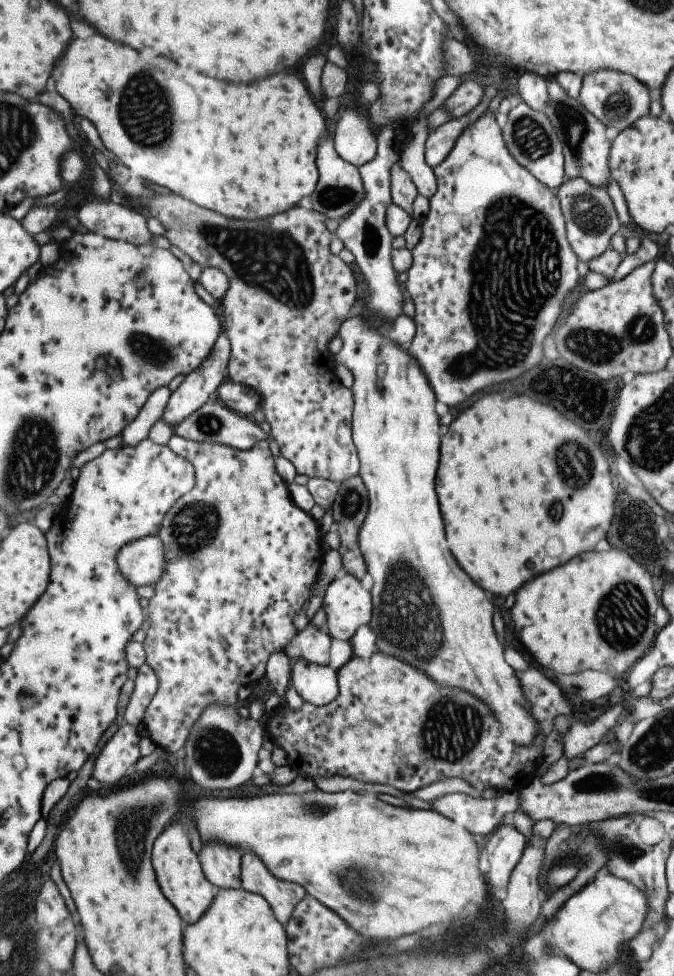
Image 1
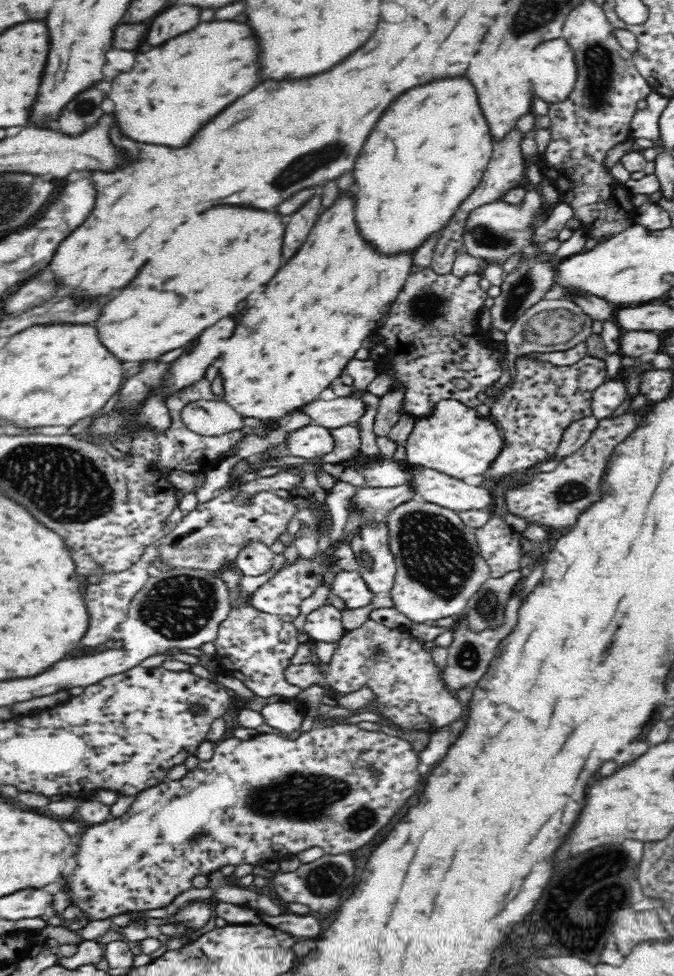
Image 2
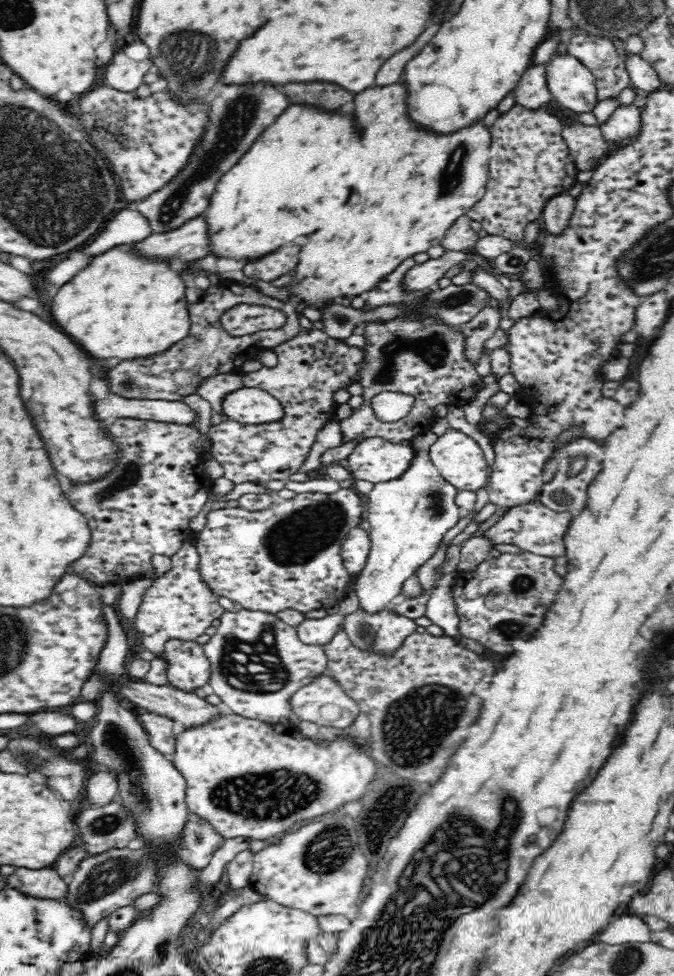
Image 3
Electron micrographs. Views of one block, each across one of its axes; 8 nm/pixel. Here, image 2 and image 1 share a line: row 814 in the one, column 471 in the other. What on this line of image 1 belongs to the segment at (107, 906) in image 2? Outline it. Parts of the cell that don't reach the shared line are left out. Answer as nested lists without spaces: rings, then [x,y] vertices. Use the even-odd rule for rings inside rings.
[[[486,112],[479,116],[475,122],[467,124],[461,134],[455,138],[453,148],[441,164],[437,164],[432,169],[433,177],[436,183],[435,194],[429,198],[429,210],[420,220],[421,234],[419,242],[410,251],[412,255],[411,267],[407,270],[405,278],[405,291],[408,298],[415,307],[413,314],[413,324],[415,325],[415,335],[410,344],[405,347],[405,352],[415,358],[417,366],[421,368],[429,388],[431,388],[436,408],[445,408],[447,410],[463,410],[471,398],[479,398],[483,390],[491,390],[491,386],[499,386],[499,382],[505,382],[509,378],[519,376],[527,368],[535,366],[539,362],[541,354],[541,342],[555,324],[555,320],[561,314],[563,300],[567,298],[569,292],[573,292],[579,272],[577,272],[578,259],[569,247],[567,234],[565,234],[565,220],[559,207],[559,200],[555,196],[555,190],[547,188],[531,176],[523,166],[519,166],[511,154],[504,146],[504,141],[500,128],[494,119],[495,112]]]

